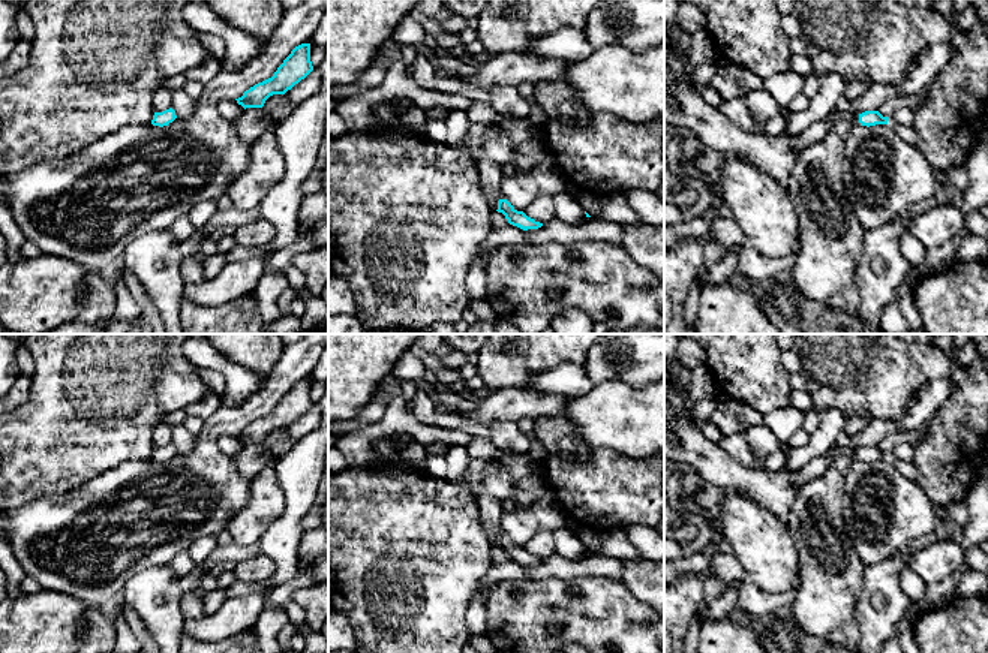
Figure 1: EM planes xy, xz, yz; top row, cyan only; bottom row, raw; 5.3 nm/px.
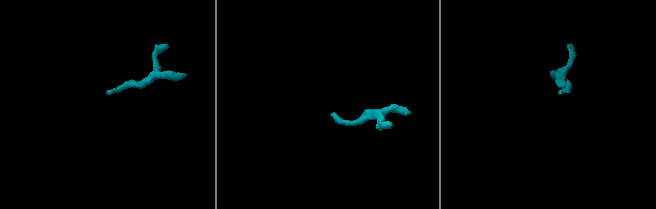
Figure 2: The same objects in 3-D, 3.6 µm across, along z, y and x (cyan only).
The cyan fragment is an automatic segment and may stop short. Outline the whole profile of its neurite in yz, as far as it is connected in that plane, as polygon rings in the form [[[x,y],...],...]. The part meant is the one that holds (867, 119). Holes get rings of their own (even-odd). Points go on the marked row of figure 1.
[[[862,111],[853,117],[853,129],[859,126],[870,127],[876,124],[889,124],[894,127],[895,121],[892,117],[883,117],[879,111]]]

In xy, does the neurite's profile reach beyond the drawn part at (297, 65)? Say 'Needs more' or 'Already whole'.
Already whole

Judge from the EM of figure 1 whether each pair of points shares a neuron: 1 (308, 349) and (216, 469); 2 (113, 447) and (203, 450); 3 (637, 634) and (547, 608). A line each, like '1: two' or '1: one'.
1: one
2: two
3: one

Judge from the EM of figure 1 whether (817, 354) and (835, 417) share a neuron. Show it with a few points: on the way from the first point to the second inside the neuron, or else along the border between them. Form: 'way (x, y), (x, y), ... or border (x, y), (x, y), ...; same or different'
border (817, 411), (837, 409), (846, 420); different

